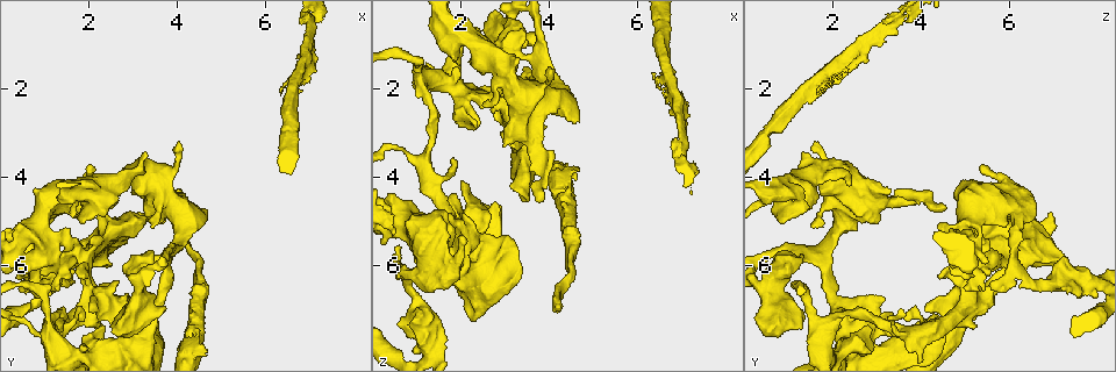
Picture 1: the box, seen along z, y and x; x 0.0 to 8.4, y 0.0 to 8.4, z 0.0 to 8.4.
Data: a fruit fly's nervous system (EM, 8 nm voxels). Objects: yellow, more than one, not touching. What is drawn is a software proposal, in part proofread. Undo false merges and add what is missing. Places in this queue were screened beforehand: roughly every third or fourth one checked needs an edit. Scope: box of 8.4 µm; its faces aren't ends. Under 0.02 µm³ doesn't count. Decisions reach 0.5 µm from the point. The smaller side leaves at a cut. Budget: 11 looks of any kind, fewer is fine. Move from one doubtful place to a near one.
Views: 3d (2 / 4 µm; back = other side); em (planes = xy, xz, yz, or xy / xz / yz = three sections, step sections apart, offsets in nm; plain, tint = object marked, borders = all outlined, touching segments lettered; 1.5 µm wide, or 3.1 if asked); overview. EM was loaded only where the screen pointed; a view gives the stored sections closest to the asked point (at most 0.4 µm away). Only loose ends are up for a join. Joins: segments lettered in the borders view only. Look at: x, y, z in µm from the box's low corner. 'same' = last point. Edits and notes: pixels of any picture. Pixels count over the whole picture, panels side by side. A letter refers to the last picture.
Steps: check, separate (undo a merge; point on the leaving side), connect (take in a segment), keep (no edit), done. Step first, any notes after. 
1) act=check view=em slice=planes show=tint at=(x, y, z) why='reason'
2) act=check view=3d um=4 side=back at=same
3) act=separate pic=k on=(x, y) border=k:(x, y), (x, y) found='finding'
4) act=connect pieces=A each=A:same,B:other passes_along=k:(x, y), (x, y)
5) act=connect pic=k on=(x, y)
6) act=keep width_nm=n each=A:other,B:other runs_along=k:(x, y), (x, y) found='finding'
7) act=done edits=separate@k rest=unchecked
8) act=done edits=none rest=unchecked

act=check view=em slice=planes show=borders at=(1.15, 7.50, 1.80) why='a fork'

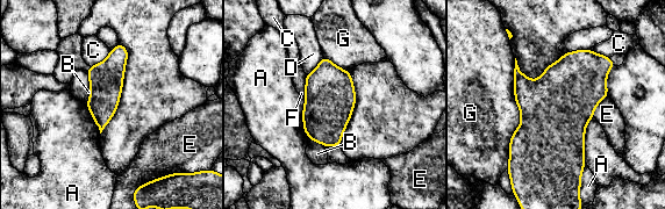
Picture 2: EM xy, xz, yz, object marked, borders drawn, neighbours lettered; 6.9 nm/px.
act=keep width_nm=360 each=A:other,B:other,C:other,D:other,E:other,F:other,G:other border=2:(85, 102), (100, 132) found='all the same neuron'

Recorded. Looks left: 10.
act=check view=em slice=xz step=4 show=borders at=(1.80, 6.20, 4.50) why='an open end'

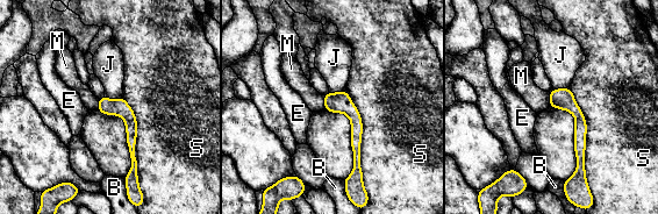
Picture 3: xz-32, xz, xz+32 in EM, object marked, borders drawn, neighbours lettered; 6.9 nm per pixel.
act=check view=em slice=yz step=8 show=borders at=same why='cut it another way'

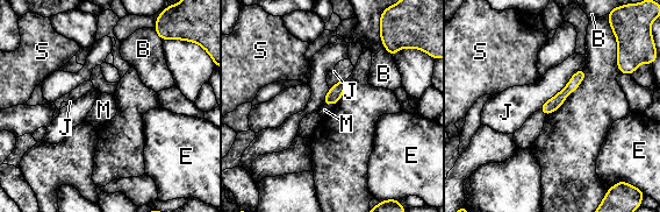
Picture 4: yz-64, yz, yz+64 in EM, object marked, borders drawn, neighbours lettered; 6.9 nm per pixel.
act=keep each=B:other,E:other,J:other,M:other,S:other border=4:(583, 66), (539, 108) found='no lettered segment goes on from it'

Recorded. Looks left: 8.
act=check view=em slice=planes show=borders at=(1.25, 6.35, 7.95) why='thick turns thin'

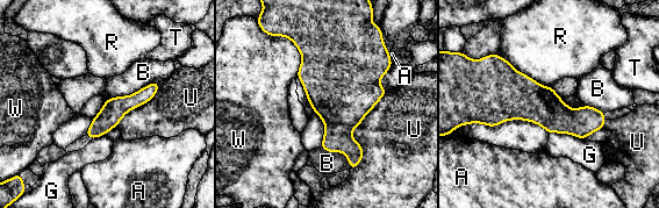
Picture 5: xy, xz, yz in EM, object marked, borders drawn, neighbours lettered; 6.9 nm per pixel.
act=keep longest_contact=U:600nm each=A:other,B:other,G:other,R:other,T:other,U:other,W:other border=5:(498, 55), (516, 70), (552, 87) found='one neuron here'

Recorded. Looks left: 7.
act=check view=em slice=xy step=8 show=borders at=(3.35, 7.65, 4.55) why='thick end'

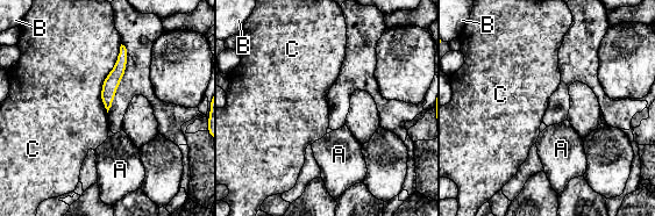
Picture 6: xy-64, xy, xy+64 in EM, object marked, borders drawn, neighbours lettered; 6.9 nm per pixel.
act=keep each=A:other,B:other,C:other border=6:(121, 43), (102, 85), (107, 113) found='none of them fits'

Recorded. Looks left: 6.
act=done edits=none rest=unchecked

